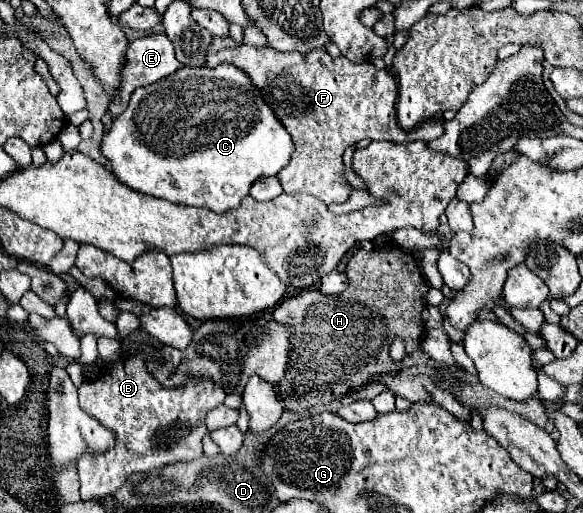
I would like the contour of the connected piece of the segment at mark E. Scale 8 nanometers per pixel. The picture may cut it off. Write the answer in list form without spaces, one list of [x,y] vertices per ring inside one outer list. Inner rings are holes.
[[[165,33],[147,35],[131,41],[127,49],[127,67],[123,71],[123,87],[121,87],[121,103],[129,101],[129,95],[137,87],[151,85],[171,73],[175,73],[181,63],[175,59],[173,43]]]

